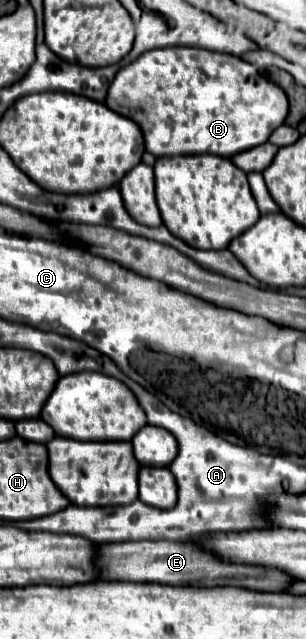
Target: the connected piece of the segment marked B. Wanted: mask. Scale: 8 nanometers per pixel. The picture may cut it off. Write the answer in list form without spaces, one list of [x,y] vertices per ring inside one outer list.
[[[188,46],[160,48],[142,54],[116,74],[106,102],[114,112],[128,116],[142,128],[146,150],[156,158],[178,154],[220,154],[224,158],[232,158],[236,152],[264,144],[272,130],[284,124],[288,114],[288,98],[284,90],[260,76],[252,64],[232,54]]]

